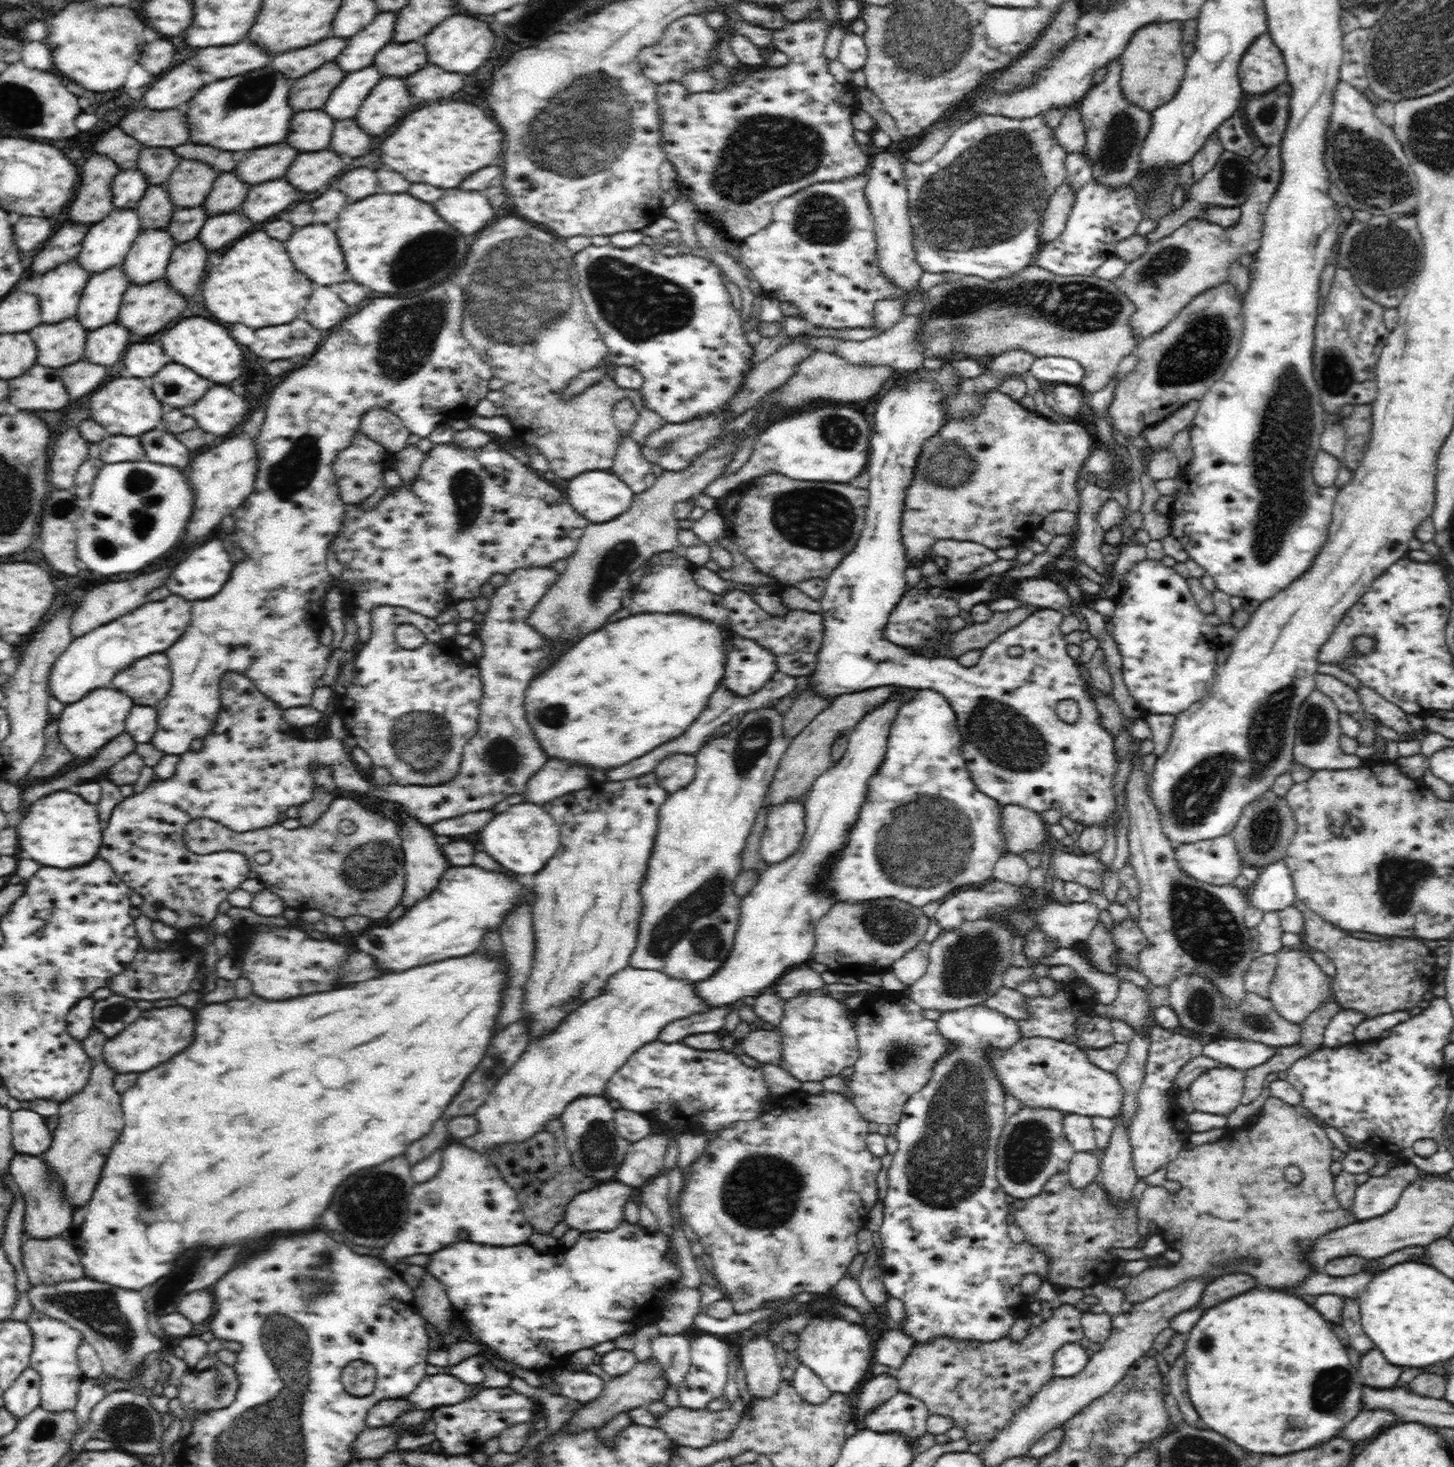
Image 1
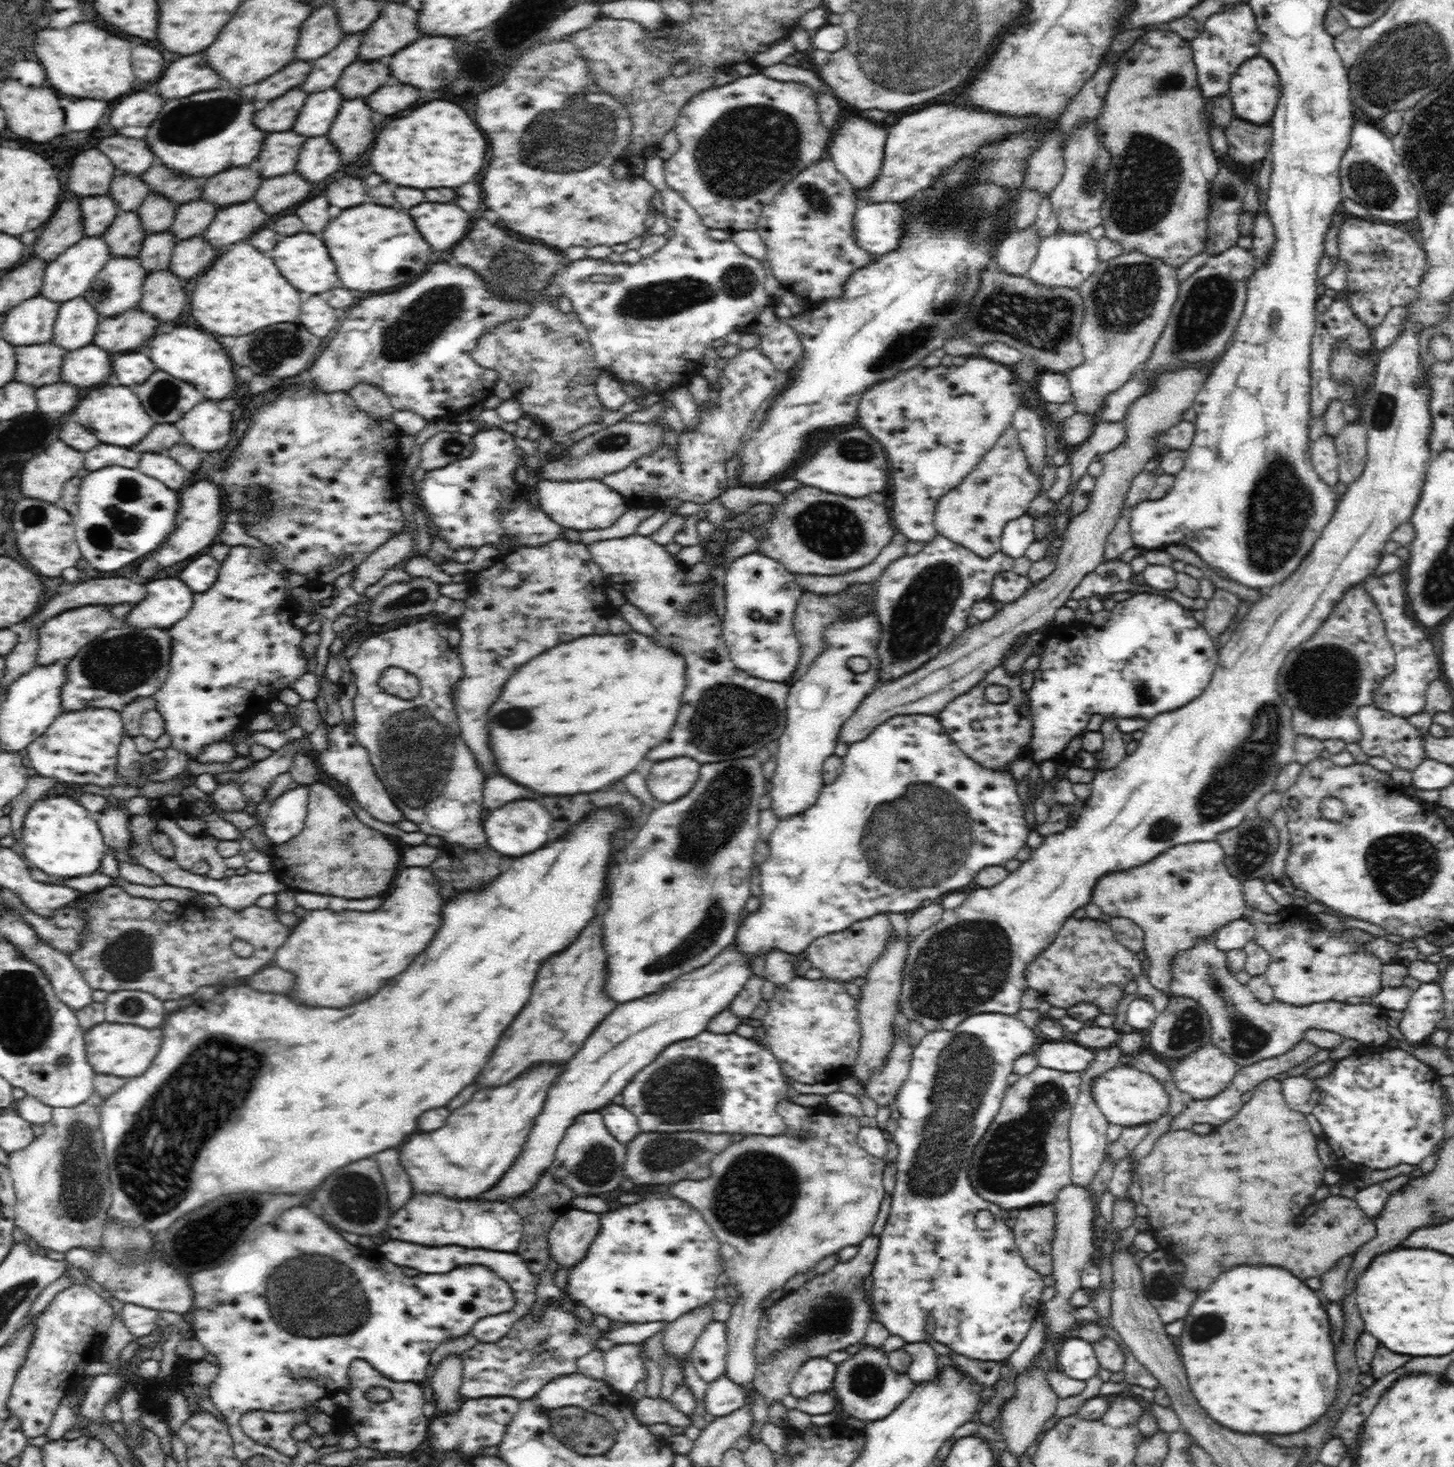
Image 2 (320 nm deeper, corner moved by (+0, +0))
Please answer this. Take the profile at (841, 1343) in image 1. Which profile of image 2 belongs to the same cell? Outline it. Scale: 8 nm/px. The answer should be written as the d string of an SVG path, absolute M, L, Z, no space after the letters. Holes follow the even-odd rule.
M826 1357L811 1358L796 1371L789 1393L798 1399L806 1398L808 1394L830 1391L837 1370L838 1366Z

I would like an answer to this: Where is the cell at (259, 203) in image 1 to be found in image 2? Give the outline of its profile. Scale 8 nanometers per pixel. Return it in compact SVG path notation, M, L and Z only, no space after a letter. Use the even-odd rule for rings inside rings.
M252 200L246 204L222 207L202 237L220 252L226 246L240 244L244 238L250 238L250 234L254 234L266 220L268 216Z

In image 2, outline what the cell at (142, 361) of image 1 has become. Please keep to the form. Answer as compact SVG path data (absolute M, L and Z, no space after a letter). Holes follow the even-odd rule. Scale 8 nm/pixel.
M146 354L116 356L112 368L114 368L114 372L116 372L122 386L144 384L156 372L156 365Z

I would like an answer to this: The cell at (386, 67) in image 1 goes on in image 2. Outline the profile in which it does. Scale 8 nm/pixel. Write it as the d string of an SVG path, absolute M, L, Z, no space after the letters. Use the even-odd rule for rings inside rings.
M356 60L342 72L340 80L336 82L336 88L344 96L343 100L352 100L352 98L360 98L362 94L368 96L376 92L376 88L384 84L394 84L394 82L396 80L392 78L386 64L382 62L364 64Z

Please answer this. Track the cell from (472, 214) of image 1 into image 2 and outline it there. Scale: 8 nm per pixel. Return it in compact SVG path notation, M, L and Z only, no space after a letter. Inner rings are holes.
M422 202L408 210L416 218L416 228L434 250L446 250L466 236L470 214L454 204Z

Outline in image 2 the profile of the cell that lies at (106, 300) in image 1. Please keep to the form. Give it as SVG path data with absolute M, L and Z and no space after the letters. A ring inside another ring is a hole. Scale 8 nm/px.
M83 296L68 300L59 306L50 341L66 352L89 346L100 320L98 311Z

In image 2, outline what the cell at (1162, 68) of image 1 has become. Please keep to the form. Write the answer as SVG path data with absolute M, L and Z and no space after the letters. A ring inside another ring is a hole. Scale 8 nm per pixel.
M1156 28L1144 33L1136 40L1132 47L1122 53L1117 59L1116 70L1113 71L1112 82L1104 98L1104 106L1100 114L1095 119L1099 127L1099 138L1102 138L1103 146L1111 151L1111 168L1107 170L1105 178L1105 197L1102 203L1102 226L1104 227L1104 237L1118 245L1122 245L1124 253L1138 251L1142 254L1151 255L1152 258L1162 258L1164 262L1170 263L1176 269L1186 264L1190 258L1205 251L1205 243L1208 233L1208 214L1210 211L1210 188L1212 182L1220 170L1220 162L1214 155L1214 150L1210 144L1210 133L1208 129L1208 118L1206 117L1206 100L1200 92L1200 85L1197 81L1196 65L1193 61L1191 41L1184 40L1175 32L1166 28Z

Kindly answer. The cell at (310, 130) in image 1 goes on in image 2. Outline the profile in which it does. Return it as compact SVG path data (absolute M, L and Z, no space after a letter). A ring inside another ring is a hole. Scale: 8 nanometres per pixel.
M270 132L264 139L263 148L260 149L259 156L254 162L250 162L250 167L254 166L262 174L263 178L274 178L282 176L294 170L298 152L302 149L302 144L307 138L297 132Z

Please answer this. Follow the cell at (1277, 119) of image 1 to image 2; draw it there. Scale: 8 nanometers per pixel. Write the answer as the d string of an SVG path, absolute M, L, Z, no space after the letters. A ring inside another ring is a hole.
M1236 117L1224 131L1227 154L1234 162L1246 167L1270 155L1273 140L1273 128L1270 124L1246 122Z

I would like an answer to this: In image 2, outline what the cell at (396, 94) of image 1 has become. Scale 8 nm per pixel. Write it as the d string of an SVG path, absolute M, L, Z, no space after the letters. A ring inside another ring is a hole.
M364 100L342 102L338 116L334 118L334 124L326 135L332 138L332 142L336 142L334 145L340 150L344 164L356 162L360 154L364 154L374 142L376 132L370 118L372 112L364 104Z

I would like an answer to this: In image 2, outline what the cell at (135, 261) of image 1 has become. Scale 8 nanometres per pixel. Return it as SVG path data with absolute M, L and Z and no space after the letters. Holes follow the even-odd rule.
M112 256L104 268L94 275L89 287L84 291L83 297L95 307L101 318L112 318L113 315L122 314L126 310L137 307L143 293L143 282L148 276L136 256Z

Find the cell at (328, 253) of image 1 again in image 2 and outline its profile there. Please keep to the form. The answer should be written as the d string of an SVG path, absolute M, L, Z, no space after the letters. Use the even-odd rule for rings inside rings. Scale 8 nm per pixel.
M294 234L284 238L282 242L278 242L274 246L274 250L270 250L272 258L276 258L276 266L280 270L280 274L284 274L284 278L288 278L288 282L292 282L292 286L296 286L300 292L308 292L308 294L320 294L324 290L330 288L342 288L342 282L336 276L336 266L324 246L324 242L314 236L314 234Z

